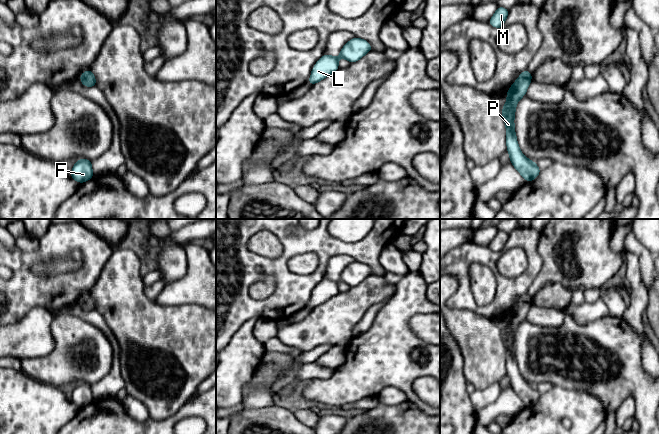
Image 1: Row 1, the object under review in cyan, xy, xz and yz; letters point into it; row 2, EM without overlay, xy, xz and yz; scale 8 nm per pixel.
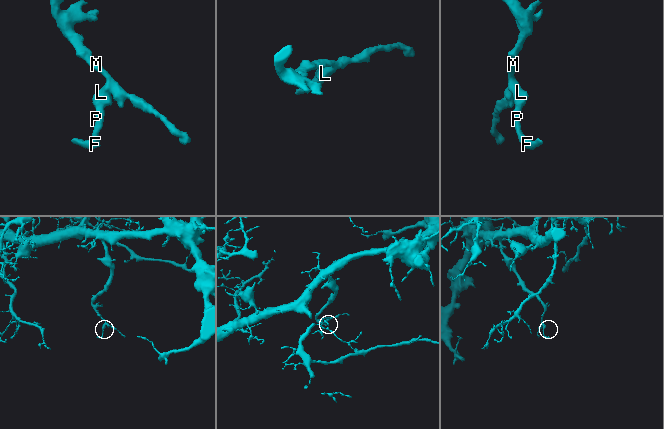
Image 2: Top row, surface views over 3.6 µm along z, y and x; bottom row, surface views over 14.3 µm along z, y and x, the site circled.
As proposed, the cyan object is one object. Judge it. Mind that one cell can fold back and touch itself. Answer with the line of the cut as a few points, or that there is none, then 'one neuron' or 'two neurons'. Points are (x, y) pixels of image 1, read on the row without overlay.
no cut; one neuron

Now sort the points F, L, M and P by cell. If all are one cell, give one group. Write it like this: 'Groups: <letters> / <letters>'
Groups: F L M P

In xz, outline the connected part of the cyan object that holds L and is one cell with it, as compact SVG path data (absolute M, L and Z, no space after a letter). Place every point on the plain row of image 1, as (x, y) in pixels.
M358 261L351 263L343 270L338 281L334 281L325 277L318 284L318 286L313 290L308 307L310 309L314 309L332 297L336 296L339 293L338 285L340 282L344 282L350 287L354 287L371 275L371 269L366 264Z

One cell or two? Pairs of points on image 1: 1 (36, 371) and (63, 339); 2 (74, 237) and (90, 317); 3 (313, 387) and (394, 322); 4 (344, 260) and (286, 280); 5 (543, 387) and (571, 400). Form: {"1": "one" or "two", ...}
{"1": "one", "2": "two", "3": "one", "4": "two", "5": "two"}

